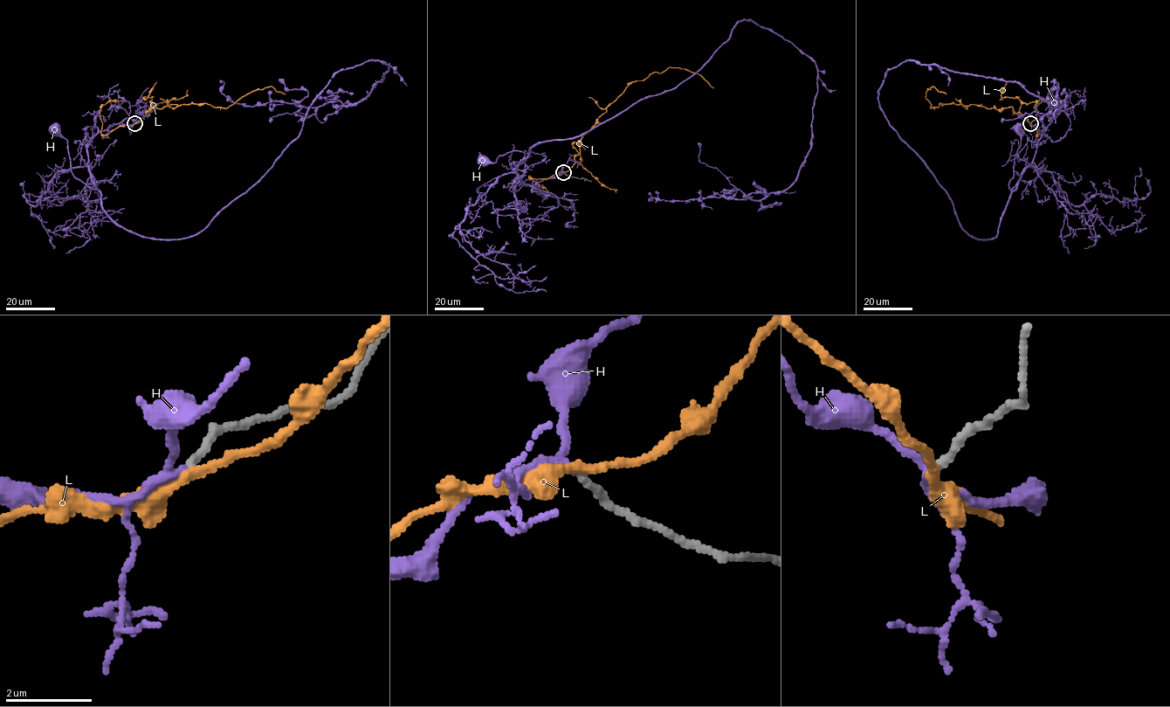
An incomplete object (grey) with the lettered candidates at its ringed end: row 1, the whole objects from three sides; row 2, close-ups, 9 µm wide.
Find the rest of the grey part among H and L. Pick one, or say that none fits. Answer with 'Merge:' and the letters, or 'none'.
Merge: H

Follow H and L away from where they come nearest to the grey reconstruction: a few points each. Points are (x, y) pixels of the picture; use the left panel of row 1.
H: (134, 123), (99, 131), (88, 145), (87, 168), (95, 189), (74, 176), (67, 141), (54, 128)
L: (134, 123), (151, 107), (204, 103), (227, 107), (251, 93), (271, 86), (285, 94)

